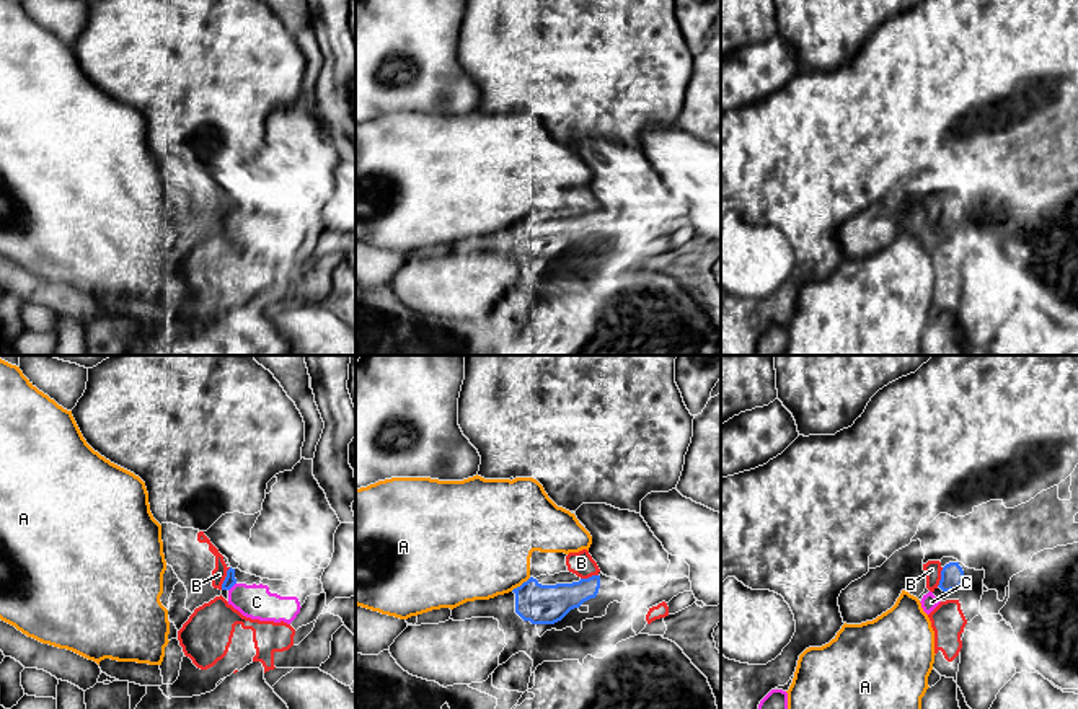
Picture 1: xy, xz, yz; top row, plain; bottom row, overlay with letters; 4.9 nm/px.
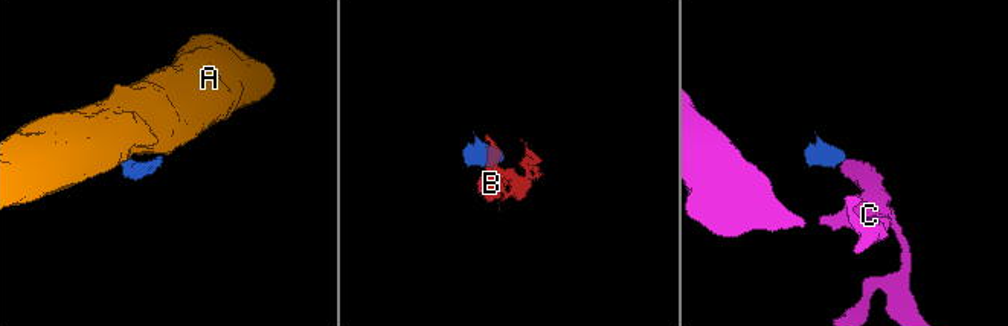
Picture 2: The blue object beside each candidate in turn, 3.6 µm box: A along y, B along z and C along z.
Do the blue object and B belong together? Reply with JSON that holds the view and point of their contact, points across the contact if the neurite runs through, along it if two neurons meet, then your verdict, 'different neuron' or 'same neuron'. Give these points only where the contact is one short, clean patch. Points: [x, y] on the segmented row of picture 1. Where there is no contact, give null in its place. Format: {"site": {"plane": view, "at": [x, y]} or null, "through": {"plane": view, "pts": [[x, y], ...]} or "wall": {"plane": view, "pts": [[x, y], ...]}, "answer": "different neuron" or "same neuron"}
{"site": {"plane": "xy", "at": [225, 579]}, "wall": {"plane": "xy", "pts": [[230, 568], [220, 589]]}, "answer": "different neuron"}

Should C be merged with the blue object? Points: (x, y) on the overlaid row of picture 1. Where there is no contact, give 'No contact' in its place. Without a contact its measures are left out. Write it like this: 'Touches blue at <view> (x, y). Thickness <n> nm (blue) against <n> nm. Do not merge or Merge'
Touches blue at xy (232, 585). Thickness 60 nm (blue) against 170 nm. Merge

